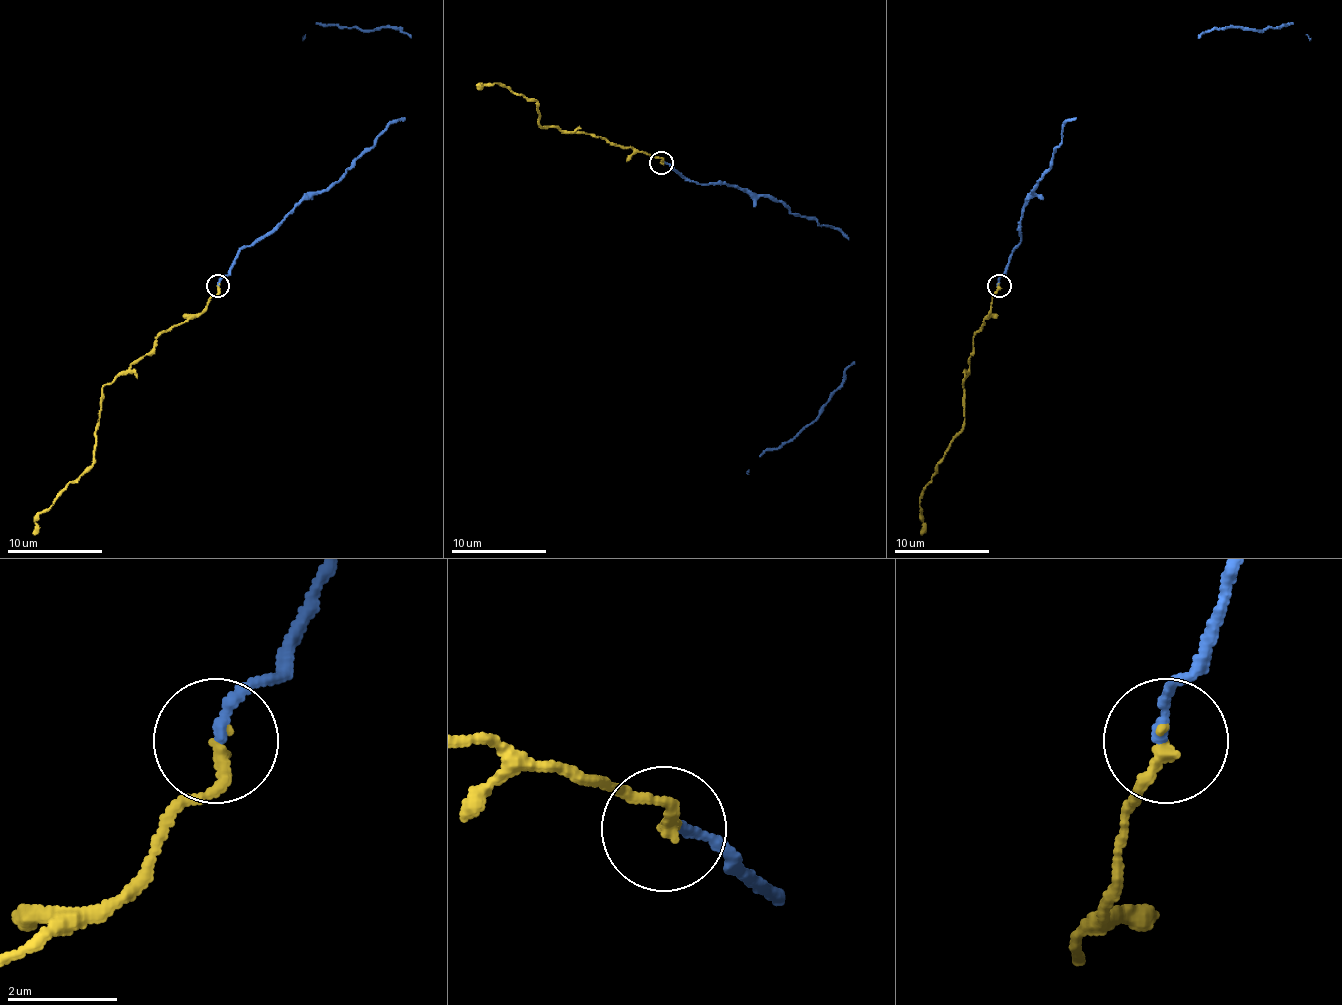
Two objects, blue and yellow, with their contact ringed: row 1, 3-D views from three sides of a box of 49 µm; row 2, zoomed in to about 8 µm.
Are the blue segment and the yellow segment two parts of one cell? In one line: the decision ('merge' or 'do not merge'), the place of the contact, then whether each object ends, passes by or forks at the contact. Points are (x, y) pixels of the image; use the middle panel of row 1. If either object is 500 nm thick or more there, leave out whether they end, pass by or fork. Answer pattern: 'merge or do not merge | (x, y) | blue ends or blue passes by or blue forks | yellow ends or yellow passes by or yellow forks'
merge | (661, 162) | blue ends | yellow ends

